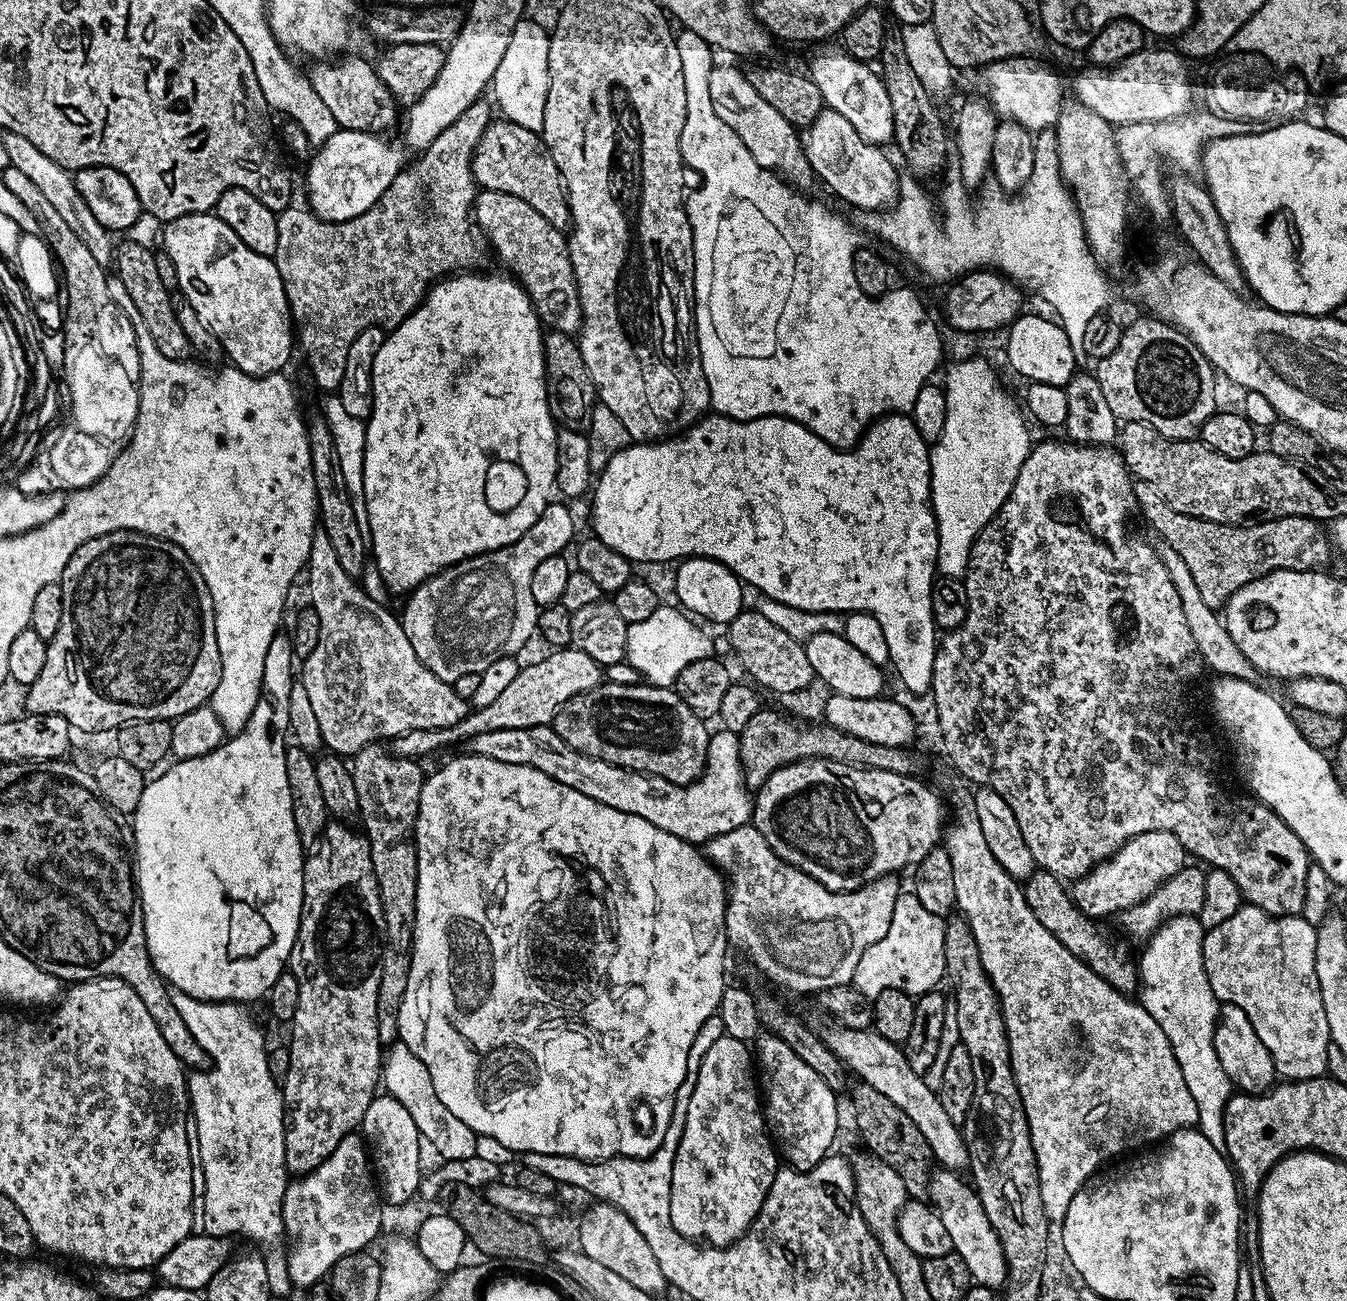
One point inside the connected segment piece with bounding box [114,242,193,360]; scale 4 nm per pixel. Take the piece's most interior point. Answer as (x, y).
(133, 263)

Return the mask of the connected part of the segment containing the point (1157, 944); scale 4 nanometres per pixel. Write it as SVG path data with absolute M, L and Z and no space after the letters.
M1171 916L1154 935L1149 936L1143 945L1144 953L1138 956L1138 1000L1162 1026L1162 1034L1170 1042L1174 1050L1174 1058L1178 1058L1178 1066L1182 1070L1182 1078L1186 1078L1186 1087L1194 1103L1198 1105L1199 1131L1214 1142L1214 1146L1223 1149L1224 1145L1224 1111L1228 1099L1234 1094L1232 1079L1222 1070L1222 1062L1218 1062L1218 1054L1214 1054L1214 1030L1220 1015L1221 1005L1218 1003L1214 990L1210 990L1210 978L1206 978L1204 965L1204 934L1196 916Z

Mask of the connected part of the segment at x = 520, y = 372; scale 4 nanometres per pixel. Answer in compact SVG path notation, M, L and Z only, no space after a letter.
M465 270L459 274L453 274L447 278L435 281L424 296L424 301L397 328L385 335L378 354L374 354L374 366L372 367L372 413L367 418L364 430L364 501L366 502L366 514L368 515L366 536L370 541L370 556L374 564L376 560L376 572L380 575L381 582L392 592L401 592L401 594L412 592L419 584L426 582L431 576L437 575L442 568L448 568L451 564L468 560L471 556L477 556L483 552L493 552L502 546L514 543L518 538L522 538L522 534L526 534L526 530L530 530L530 526L534 526L534 522L550 502L551 496L548 495L553 495L556 483L556 434L558 425L552 419L552 411L548 405L548 379L546 378L546 366L544 365L545 333L543 331L540 332L540 328L542 329L540 315L534 310L532 299L526 295L524 287L511 275L503 275L483 276L480 270Z

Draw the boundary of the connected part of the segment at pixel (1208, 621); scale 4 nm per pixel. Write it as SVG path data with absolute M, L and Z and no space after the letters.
M1160 542L1155 545L1155 549L1158 558L1170 574L1170 582L1174 582L1174 590L1178 590L1178 598L1182 598L1182 610L1186 613L1190 632L1194 634L1199 659L1204 659L1219 677L1233 676L1239 680L1255 681L1258 676L1255 666L1249 662L1246 654L1242 654L1242 650L1238 650L1238 646L1234 646L1234 638L1230 638L1228 628L1218 615L1217 609L1206 606L1198 585L1190 575L1190 569L1186 566L1186 562L1182 562L1182 557L1174 550L1174 546Z

